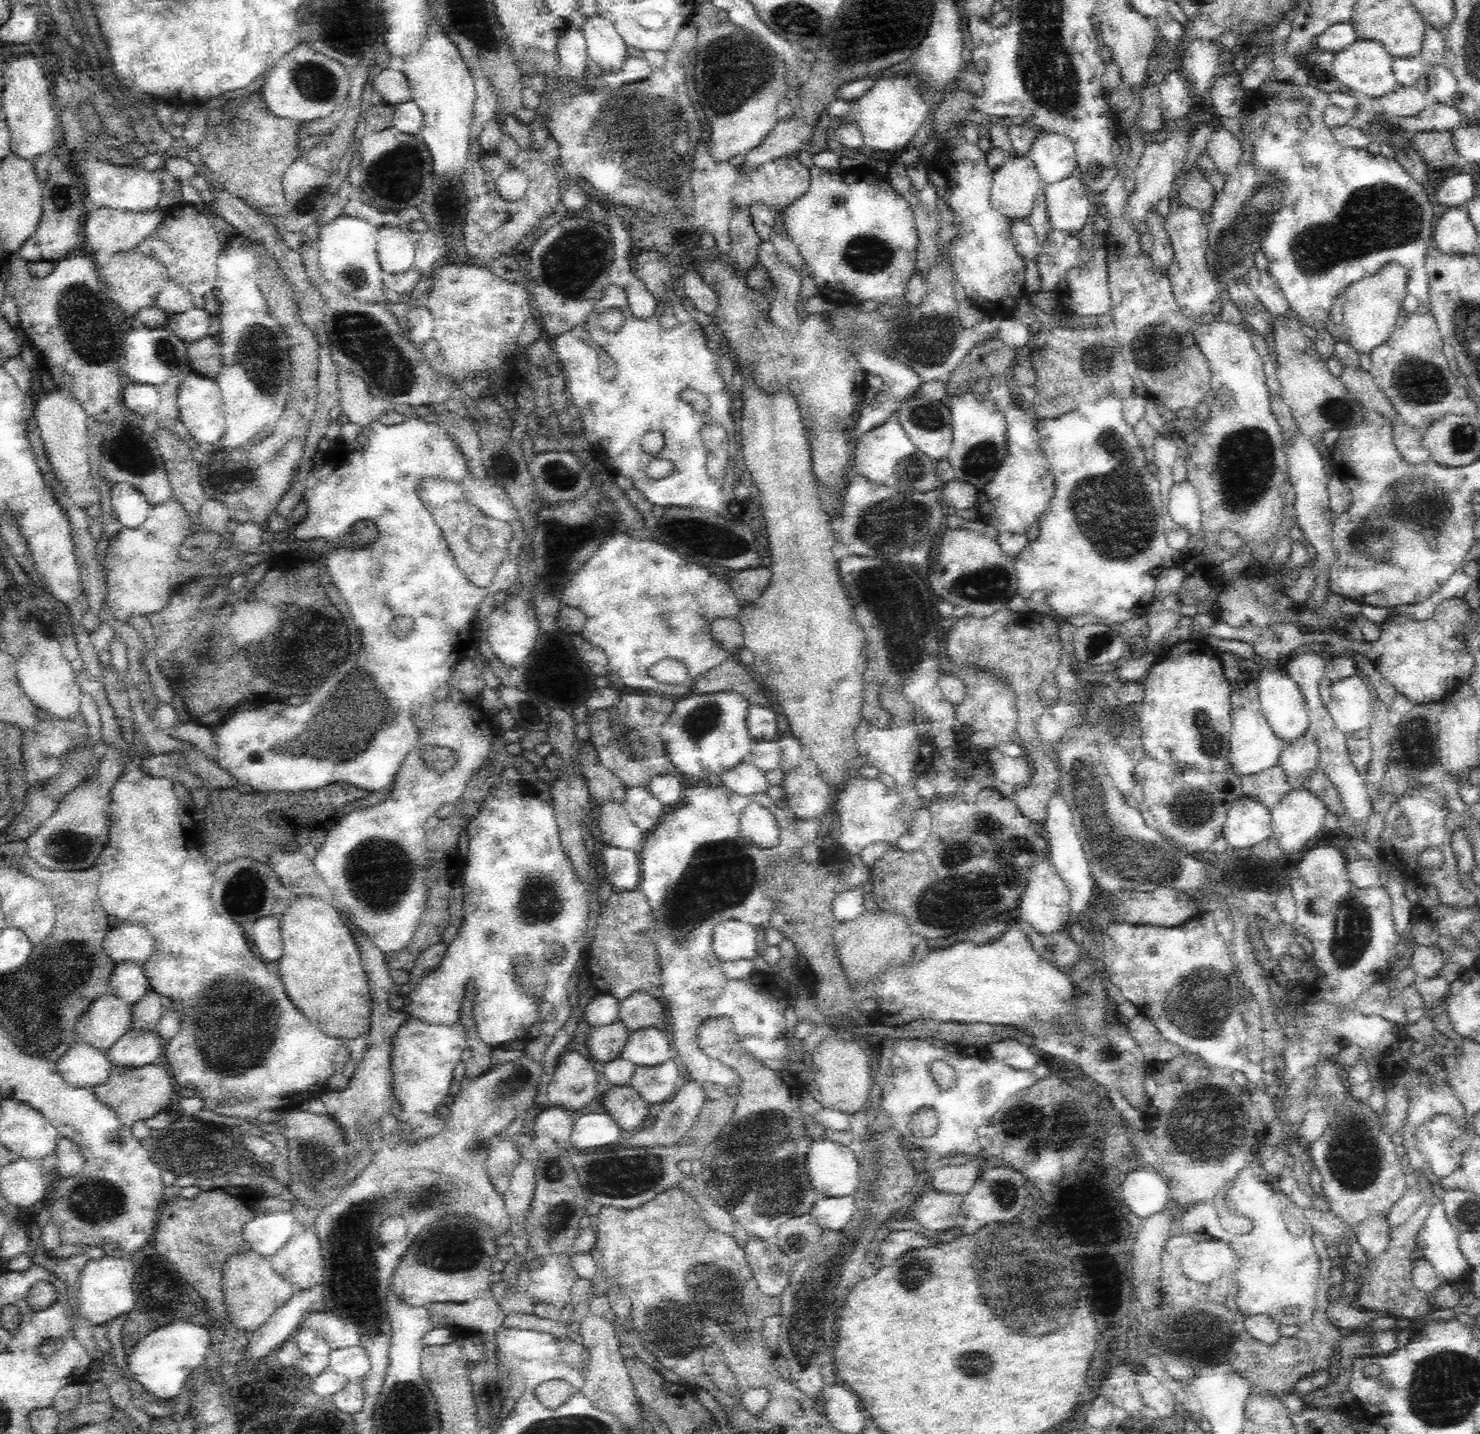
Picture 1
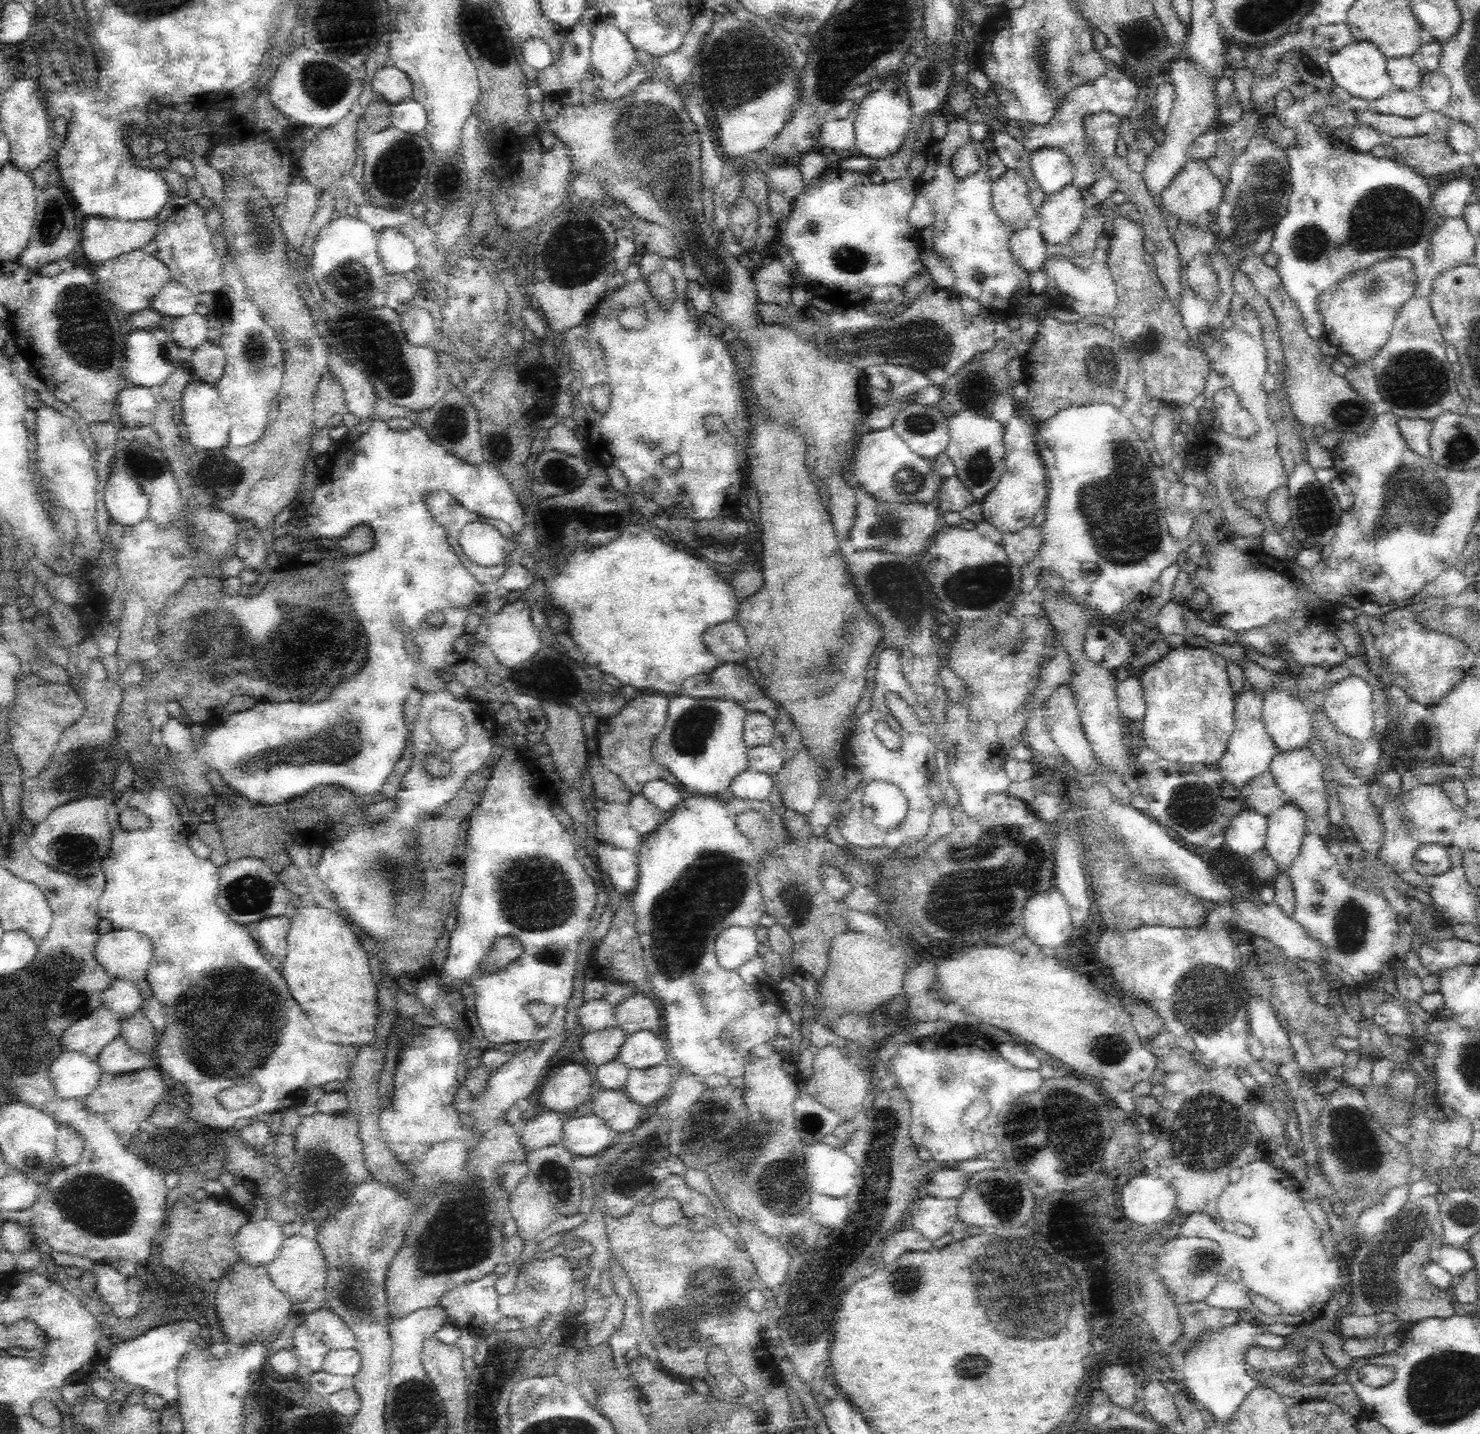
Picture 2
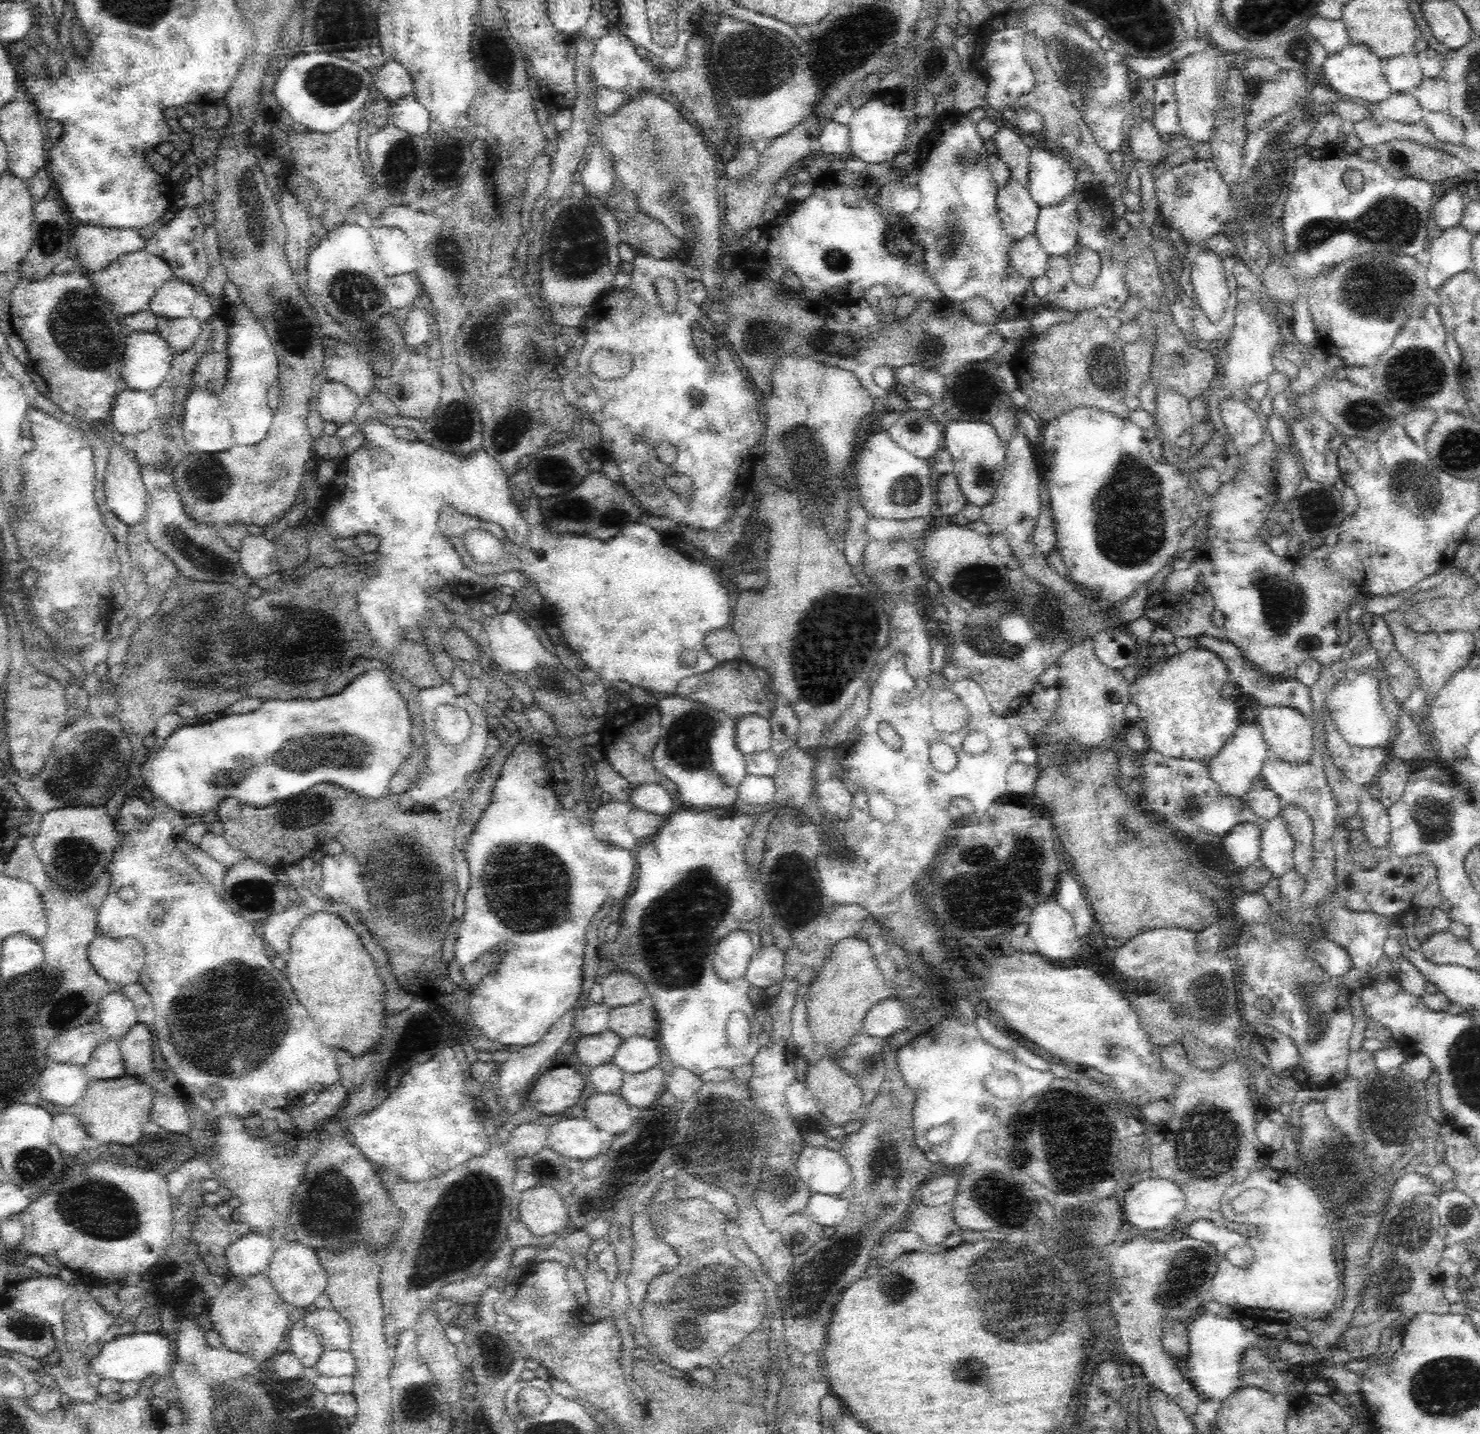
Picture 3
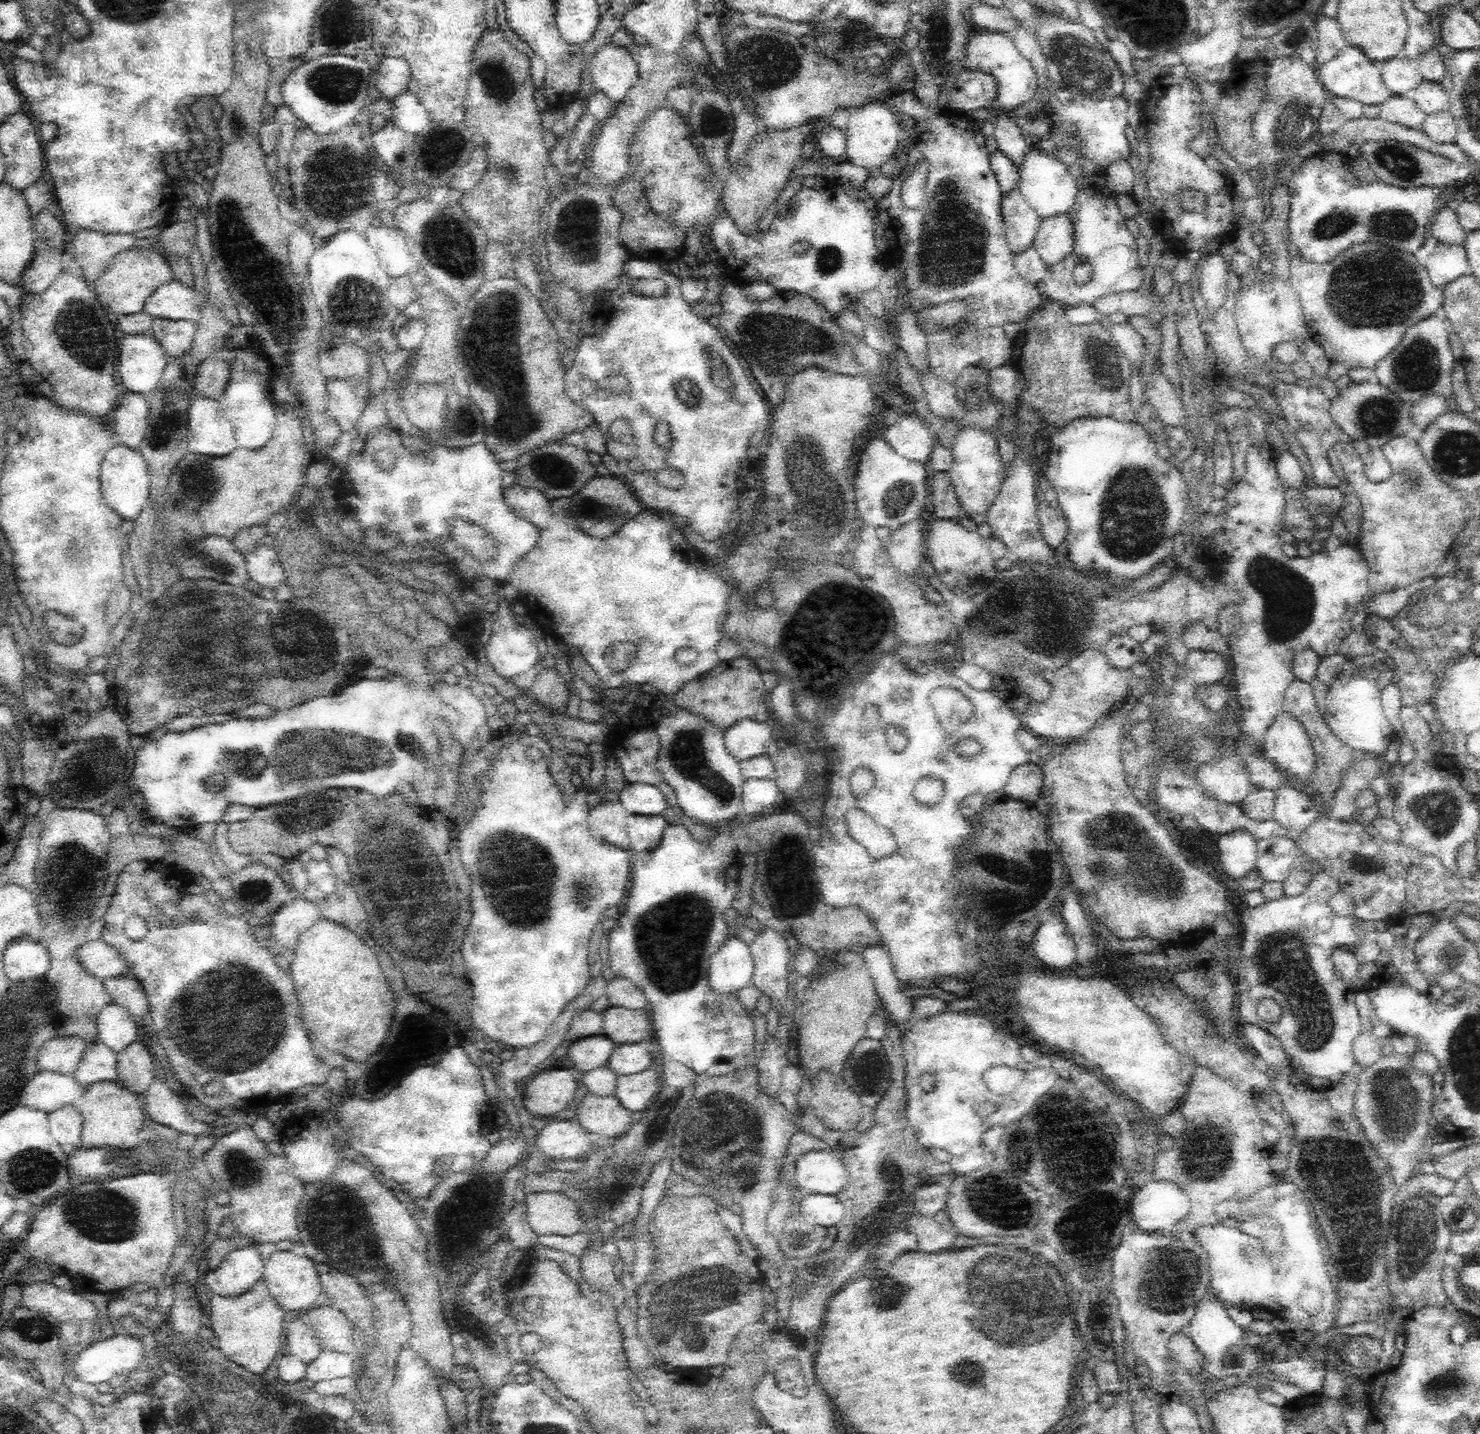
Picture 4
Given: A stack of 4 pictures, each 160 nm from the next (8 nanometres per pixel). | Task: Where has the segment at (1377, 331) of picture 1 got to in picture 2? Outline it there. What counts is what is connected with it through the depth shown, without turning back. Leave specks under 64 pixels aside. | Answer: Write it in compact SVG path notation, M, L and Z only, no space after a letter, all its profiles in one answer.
M1390 257L1384 258L1384 260L1376 260L1368 268L1352 272L1342 282L1326 286L1318 296L1318 311L1323 317L1322 322L1324 323L1327 342L1336 347L1338 353L1346 352L1348 356L1353 356L1356 363L1370 363L1390 338L1393 322L1397 318L1398 312L1415 294L1416 276L1416 269L1409 258Z

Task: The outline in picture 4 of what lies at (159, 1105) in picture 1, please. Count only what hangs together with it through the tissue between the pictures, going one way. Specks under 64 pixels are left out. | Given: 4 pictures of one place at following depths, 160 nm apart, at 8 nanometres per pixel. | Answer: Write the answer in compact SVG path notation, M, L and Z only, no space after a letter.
M118 1079L96 1082L85 1088L77 1106L83 1119L81 1140L84 1146L132 1150L140 1144L138 1133L146 1126L144 1101L138 1093L126 1090Z

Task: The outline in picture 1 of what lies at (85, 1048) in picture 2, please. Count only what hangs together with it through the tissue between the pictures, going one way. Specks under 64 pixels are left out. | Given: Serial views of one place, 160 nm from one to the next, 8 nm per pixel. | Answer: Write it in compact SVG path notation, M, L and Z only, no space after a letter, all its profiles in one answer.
M112 993L97 998L76 1022L76 1034L98 1049L107 1051L132 1027L132 1005Z

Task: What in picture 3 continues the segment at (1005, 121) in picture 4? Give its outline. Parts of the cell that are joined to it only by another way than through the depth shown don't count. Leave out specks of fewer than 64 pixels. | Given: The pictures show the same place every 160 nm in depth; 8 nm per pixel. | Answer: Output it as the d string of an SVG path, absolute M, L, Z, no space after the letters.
M1008 124L999 128L993 138L998 156L1010 168L1011 178L1027 188L1031 148L1020 139L1020 133Z

